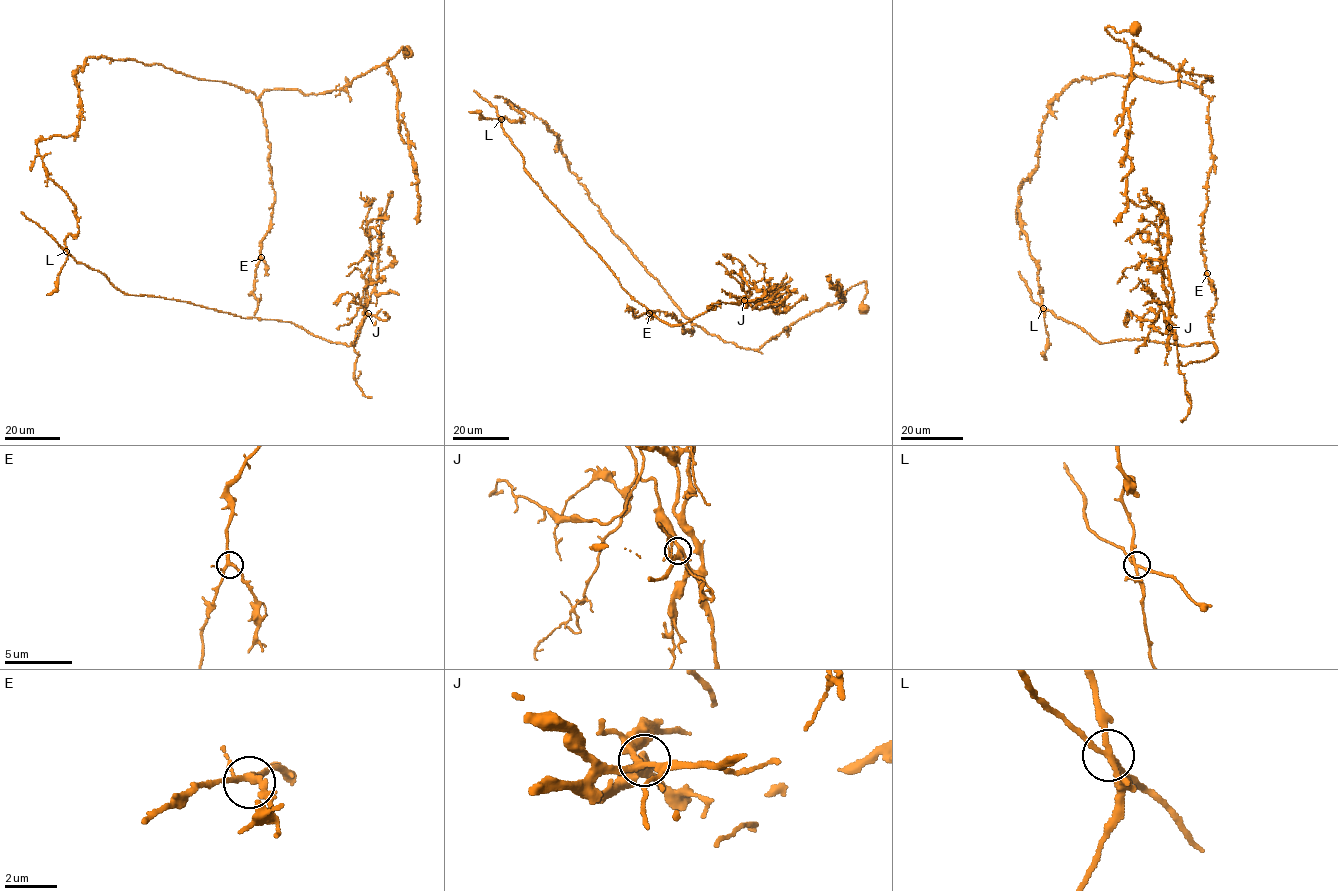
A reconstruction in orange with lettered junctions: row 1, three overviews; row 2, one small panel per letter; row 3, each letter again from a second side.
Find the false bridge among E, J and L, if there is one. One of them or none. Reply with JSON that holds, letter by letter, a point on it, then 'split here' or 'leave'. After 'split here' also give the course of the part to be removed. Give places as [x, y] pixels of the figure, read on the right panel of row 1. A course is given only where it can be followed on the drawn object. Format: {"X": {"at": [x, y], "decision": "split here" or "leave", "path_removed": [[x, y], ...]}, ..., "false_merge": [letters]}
{"E": {"at": [1207, 273], "decision": "leave"}, "J": {"at": [1169, 327], "decision": "leave"}, "L": {"at": [1043, 308], "decision": "split here", "path_removed": [[1042, 308], [1100, 343], [1212, 341], [1214, 354], [1180, 364], [1158, 242], [1163, 207], [1127, 200]]}, "false_merge": ["L"]}

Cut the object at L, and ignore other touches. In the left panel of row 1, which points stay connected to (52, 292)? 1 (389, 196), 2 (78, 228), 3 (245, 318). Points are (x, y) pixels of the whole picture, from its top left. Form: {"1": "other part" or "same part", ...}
{"1": "other part", "2": "same part", "3": "other part"}

